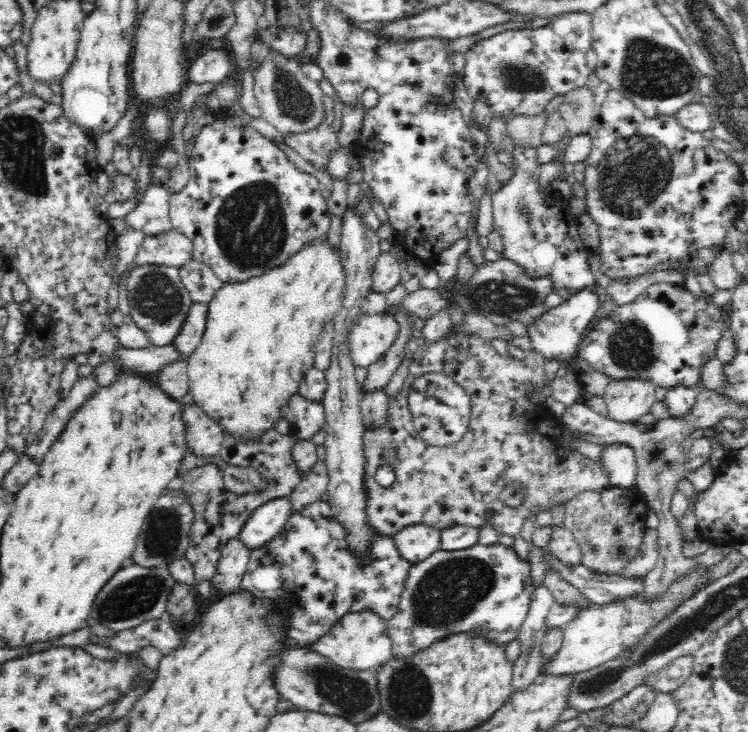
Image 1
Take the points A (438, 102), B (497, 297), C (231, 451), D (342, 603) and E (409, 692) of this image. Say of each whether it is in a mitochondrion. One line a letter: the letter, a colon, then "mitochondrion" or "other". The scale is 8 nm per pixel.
A: other
B: mitochondrion
C: other
D: other
E: mitochondrion

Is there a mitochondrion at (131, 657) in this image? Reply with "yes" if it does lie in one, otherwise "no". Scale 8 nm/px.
no

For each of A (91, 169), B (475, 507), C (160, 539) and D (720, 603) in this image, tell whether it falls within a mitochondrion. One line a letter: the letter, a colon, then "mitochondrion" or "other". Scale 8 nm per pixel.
A: other
B: other
C: mitochondrion
D: mitochondrion

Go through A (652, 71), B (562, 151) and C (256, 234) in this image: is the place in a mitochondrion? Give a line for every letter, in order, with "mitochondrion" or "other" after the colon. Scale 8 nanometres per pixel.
A: mitochondrion
B: other
C: mitochondrion

